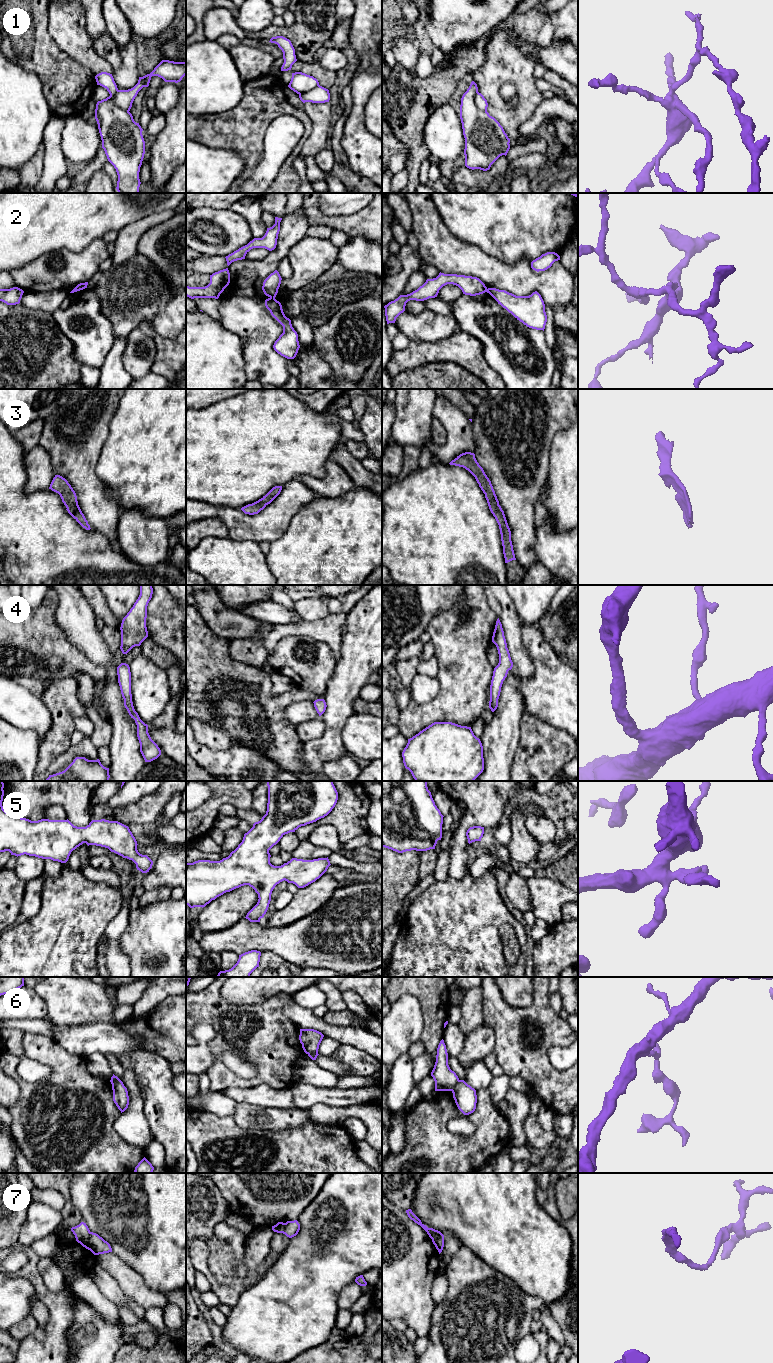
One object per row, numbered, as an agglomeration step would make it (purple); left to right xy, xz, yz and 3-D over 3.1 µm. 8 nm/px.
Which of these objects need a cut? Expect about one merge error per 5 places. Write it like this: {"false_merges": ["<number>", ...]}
{"false_merges": ["2", "6", "7"]}

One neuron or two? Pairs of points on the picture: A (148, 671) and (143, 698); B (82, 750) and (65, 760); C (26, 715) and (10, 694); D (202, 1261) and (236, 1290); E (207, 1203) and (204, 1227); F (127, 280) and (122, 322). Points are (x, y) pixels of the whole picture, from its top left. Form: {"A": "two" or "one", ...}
{"A": "one", "B": "one", "C": "one", "D": "one", "E": "one", "F": "one"}

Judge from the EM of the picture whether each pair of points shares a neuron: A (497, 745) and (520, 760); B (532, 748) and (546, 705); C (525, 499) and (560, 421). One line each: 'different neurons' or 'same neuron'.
A: different neurons
B: different neurons
C: same neuron

